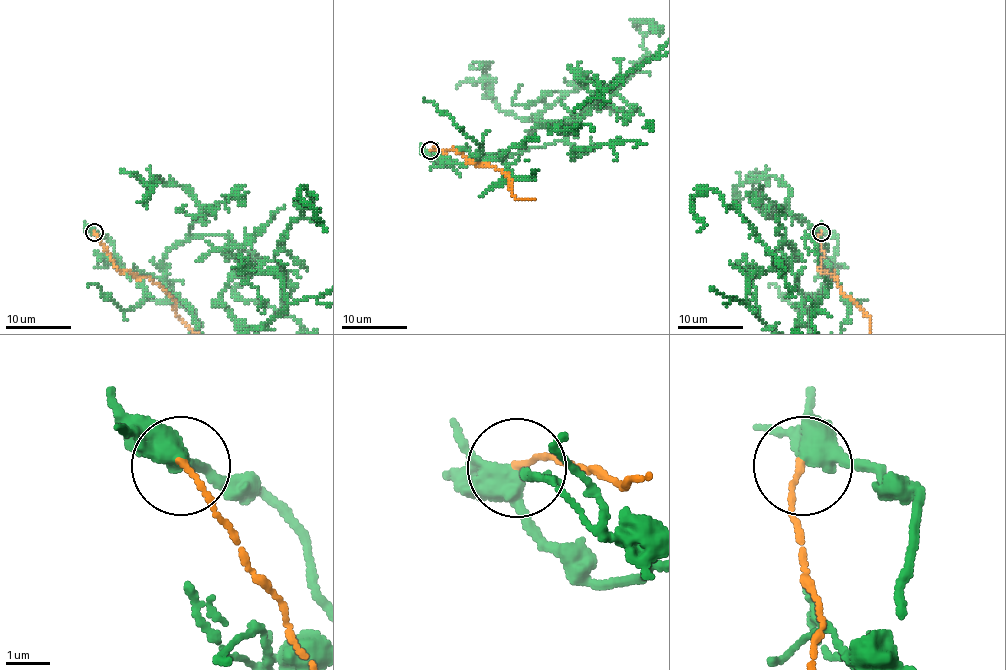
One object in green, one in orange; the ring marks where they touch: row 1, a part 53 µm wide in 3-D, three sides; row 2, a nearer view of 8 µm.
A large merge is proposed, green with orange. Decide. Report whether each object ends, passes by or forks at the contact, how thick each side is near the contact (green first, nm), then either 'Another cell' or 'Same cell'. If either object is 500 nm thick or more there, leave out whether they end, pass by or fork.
At the ring green passes by. At the ring orange ends. Thickness 440 nm (green) against 120 nm. Another cell

